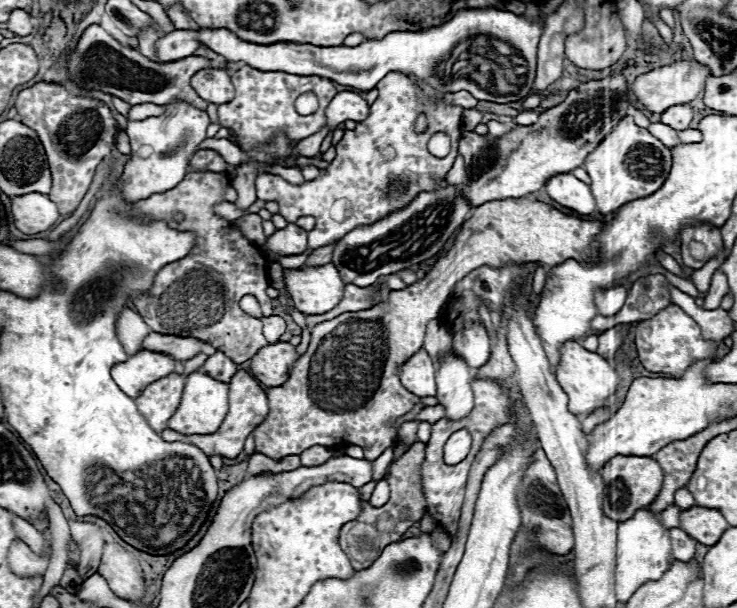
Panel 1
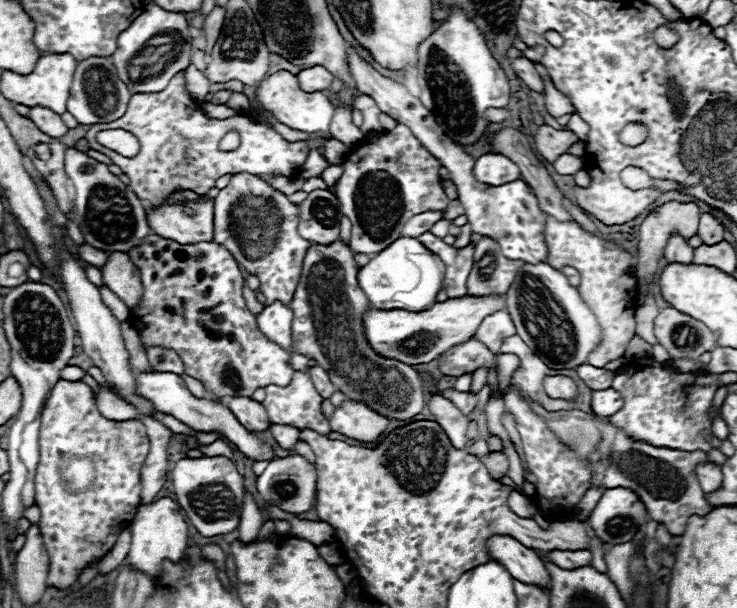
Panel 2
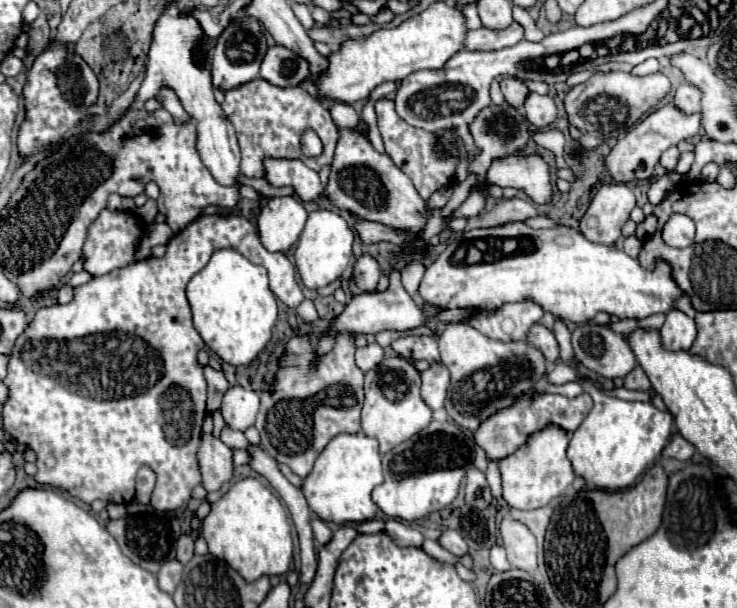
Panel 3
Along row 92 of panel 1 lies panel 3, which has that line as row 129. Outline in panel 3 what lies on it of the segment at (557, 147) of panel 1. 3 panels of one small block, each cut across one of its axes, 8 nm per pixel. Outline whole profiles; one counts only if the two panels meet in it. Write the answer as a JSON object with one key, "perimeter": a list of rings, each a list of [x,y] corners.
{"perimeter":[[[596,72],[588,82],[574,86],[564,98],[568,122],[578,128],[570,130],[570,136],[572,140],[578,140],[584,150],[596,148],[608,138],[618,138],[626,134],[652,106],[664,100],[668,92],[670,80],[662,72],[648,74],[642,78],[626,72]]]}

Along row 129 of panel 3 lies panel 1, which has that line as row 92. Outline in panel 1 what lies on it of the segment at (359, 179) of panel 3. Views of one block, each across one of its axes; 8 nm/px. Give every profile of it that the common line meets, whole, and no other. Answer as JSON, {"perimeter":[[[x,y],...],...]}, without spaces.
{"perimeter":[[[354,90],[338,92],[326,106],[326,118],[328,118],[330,130],[334,130],[340,122],[346,122],[346,120],[354,120],[354,122],[366,120],[368,112],[370,112],[370,106],[366,104],[364,96]]]}

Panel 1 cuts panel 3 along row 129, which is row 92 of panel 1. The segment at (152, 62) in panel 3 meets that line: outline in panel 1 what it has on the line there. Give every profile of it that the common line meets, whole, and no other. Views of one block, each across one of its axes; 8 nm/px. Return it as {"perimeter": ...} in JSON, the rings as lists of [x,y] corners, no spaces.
{"perimeter":[[[206,68],[192,76],[192,88],[210,104],[226,104],[234,98],[234,86],[226,70]]]}

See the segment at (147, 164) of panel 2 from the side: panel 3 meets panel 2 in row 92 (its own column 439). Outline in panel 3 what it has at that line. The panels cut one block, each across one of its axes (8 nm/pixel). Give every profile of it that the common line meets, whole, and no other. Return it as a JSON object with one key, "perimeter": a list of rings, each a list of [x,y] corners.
{"perimeter":[[[380,98],[376,102],[376,114],[378,114],[378,130],[384,142],[384,150],[386,154],[394,160],[394,164],[410,176],[410,180],[414,182],[418,194],[422,196],[422,200],[428,200],[430,194],[434,194],[436,190],[450,186],[454,180],[454,172],[458,166],[458,160],[454,156],[442,158],[440,150],[438,150],[438,136],[420,128],[414,128],[410,124],[406,124],[398,114],[396,114],[396,106],[394,100],[388,98]]]}

